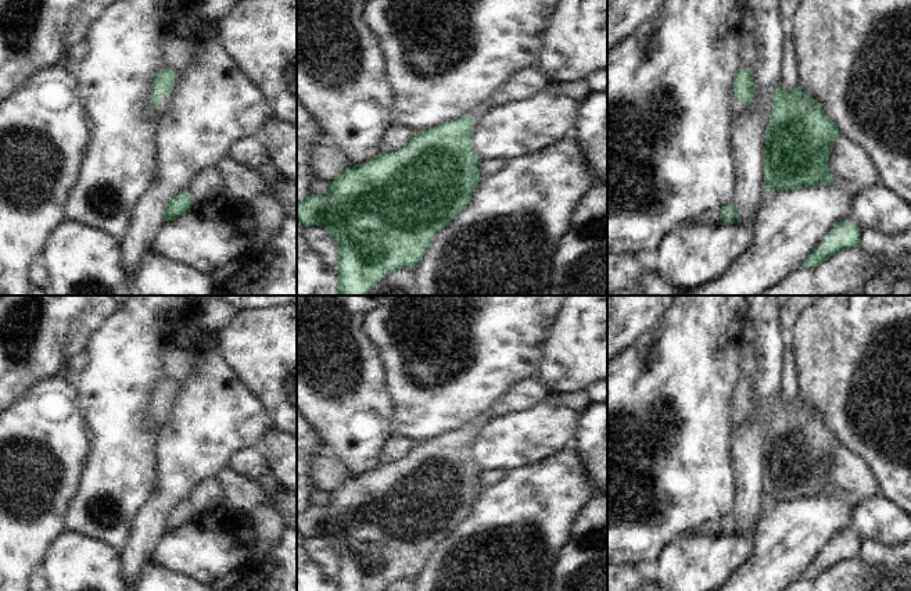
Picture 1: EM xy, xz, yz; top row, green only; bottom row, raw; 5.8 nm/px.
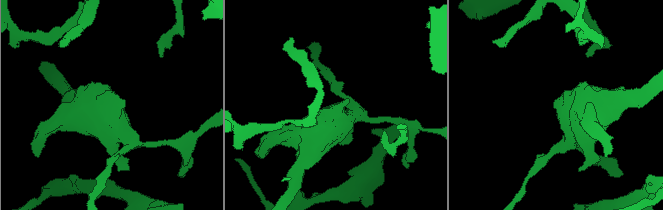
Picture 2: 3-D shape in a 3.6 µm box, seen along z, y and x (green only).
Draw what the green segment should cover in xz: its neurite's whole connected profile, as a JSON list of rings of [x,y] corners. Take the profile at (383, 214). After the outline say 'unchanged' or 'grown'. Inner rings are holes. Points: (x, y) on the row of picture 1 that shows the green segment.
[[[498,87],[470,117],[413,133],[398,151],[349,166],[330,182],[326,194],[311,194],[297,204],[297,221],[305,228],[326,228],[338,244],[338,264],[334,269],[340,296],[367,296],[388,273],[419,264],[431,239],[458,218],[484,179],[478,169],[481,158],[471,147],[474,122],[492,107],[526,100],[539,90]]]; grown

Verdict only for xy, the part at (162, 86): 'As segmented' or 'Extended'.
Extended.

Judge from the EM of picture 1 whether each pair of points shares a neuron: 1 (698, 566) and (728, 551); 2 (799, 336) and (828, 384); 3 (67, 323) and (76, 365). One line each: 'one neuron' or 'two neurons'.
1: one neuron
2: one neuron
3: two neurons

